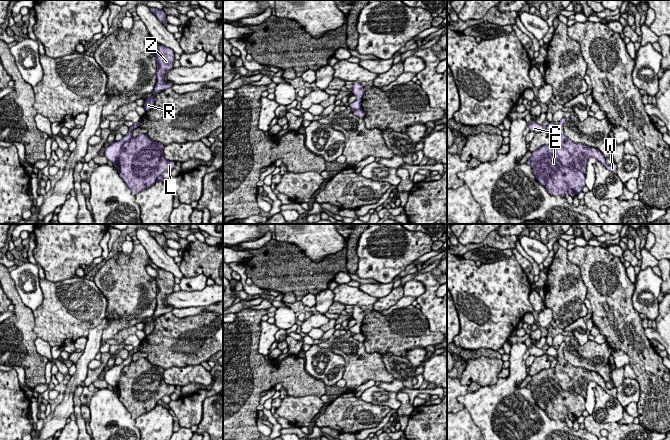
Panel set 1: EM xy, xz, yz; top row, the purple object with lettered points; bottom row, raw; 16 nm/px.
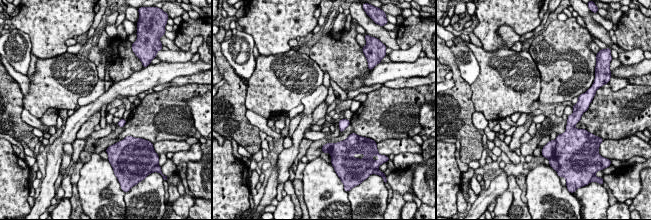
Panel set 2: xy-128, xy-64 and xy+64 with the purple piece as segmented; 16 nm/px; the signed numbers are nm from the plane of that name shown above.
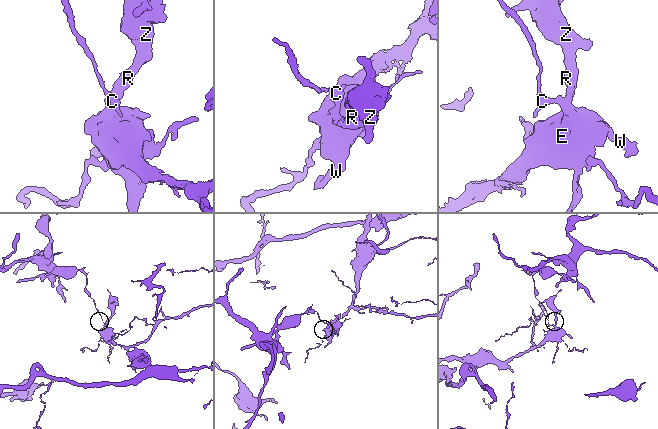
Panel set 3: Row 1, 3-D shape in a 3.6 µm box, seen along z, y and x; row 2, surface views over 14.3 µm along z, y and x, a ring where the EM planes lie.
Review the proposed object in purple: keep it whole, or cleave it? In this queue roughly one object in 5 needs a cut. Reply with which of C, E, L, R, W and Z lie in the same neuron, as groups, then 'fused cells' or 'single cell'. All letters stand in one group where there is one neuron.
C / E L R W Z | fused cells

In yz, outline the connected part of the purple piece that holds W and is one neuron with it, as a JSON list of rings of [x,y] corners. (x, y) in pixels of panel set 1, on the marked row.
[[[567,117],[557,125],[558,137],[553,144],[541,146],[532,152],[526,162],[530,165],[539,184],[551,195],[565,196],[569,189],[575,194],[582,192],[585,185],[585,171],[588,160],[595,157],[606,169],[617,173],[617,164],[608,165],[600,150],[580,143],[574,143],[563,132]]]

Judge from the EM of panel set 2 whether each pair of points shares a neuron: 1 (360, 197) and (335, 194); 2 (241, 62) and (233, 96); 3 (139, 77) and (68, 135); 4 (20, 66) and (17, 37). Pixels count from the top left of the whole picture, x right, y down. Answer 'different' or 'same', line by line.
1: different
2: different
3: same
4: same

